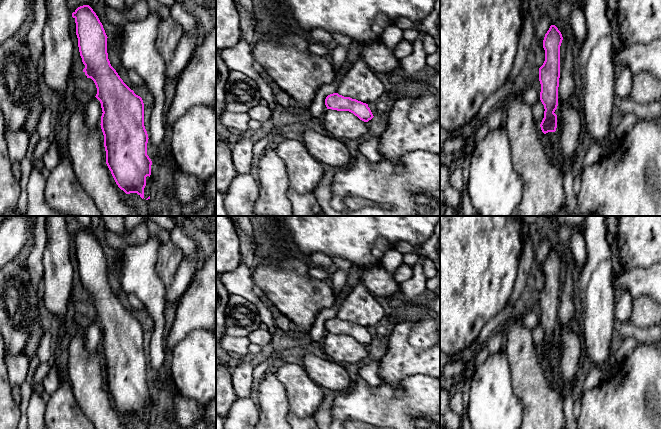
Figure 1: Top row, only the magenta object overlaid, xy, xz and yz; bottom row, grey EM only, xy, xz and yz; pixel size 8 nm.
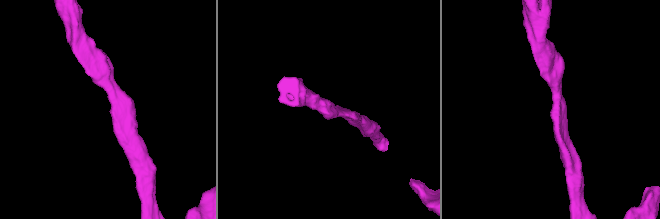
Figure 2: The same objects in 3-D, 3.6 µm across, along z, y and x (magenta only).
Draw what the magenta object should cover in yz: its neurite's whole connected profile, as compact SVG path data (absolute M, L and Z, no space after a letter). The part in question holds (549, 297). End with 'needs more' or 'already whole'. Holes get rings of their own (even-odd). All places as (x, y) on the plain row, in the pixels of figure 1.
M551 249L543 264L545 285L539 292L541 308L540 324L544 329L544 342L540 348L544 358L555 356L557 339L554 337L558 330L558 311L560 302L560 270L563 261L555 249Z; already whole

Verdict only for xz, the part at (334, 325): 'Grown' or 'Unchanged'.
Unchanged

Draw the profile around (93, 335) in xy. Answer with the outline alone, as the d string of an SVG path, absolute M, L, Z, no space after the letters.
M94 321L84 332L86 348L91 353L101 352L102 332L100 325Z

